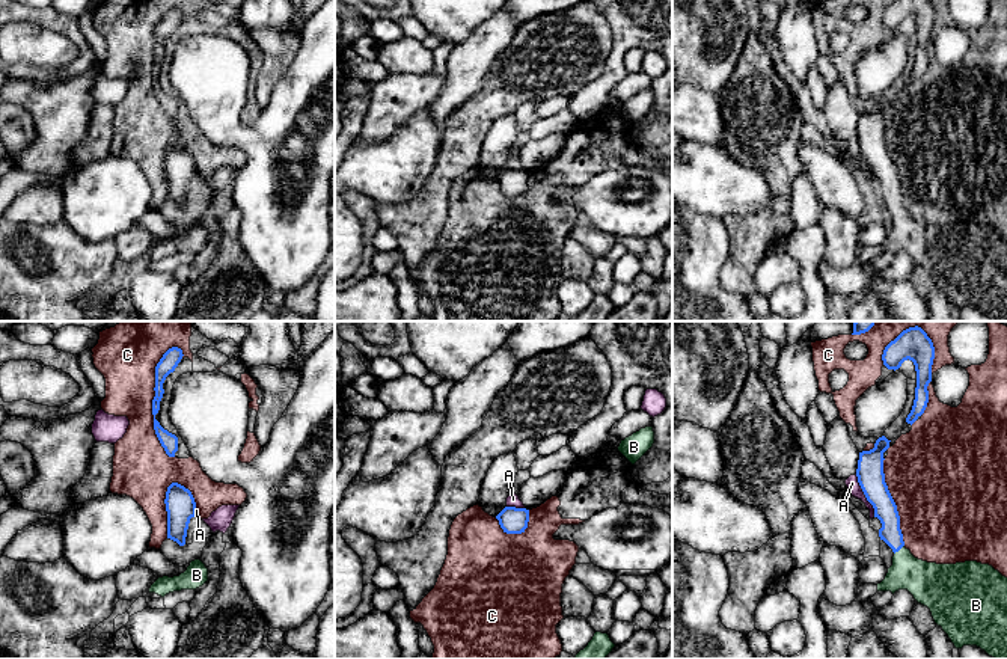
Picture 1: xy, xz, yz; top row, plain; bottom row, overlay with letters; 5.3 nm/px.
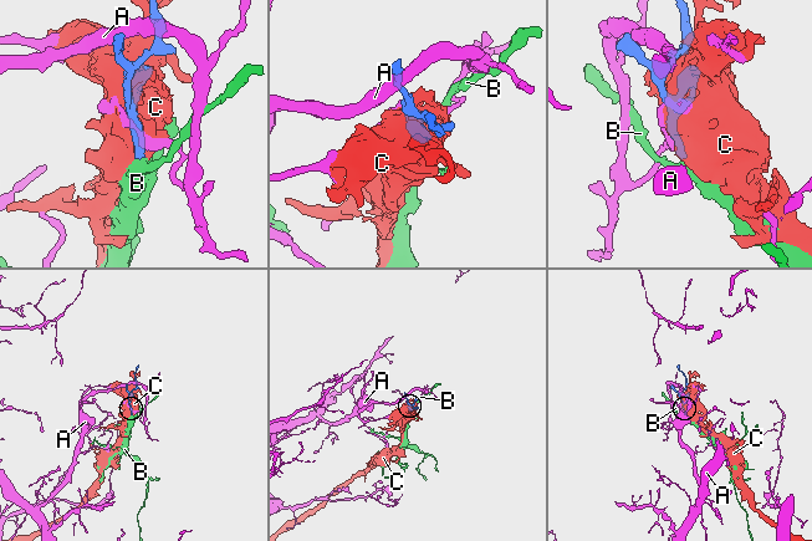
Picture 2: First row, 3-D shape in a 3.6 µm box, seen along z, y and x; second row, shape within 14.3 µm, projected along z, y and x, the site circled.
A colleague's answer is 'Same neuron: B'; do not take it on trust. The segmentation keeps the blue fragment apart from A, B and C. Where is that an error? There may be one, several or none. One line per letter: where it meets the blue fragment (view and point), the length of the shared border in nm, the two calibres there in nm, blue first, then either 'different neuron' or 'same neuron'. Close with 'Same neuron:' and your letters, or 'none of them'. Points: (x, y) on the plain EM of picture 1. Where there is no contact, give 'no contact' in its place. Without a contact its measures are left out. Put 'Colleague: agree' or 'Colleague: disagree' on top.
Colleague: agree
A: meets blue in yz at (864, 156); contact 260 nm long; 140 nm thick on the blue side, 70 nm on the other; different neuron
B: meets blue in yz at (899, 211); contact 80 nm long; 120 nm thick on the blue side, 240 nm on the other; same neuron
C: meets blue in xy at (153, 64); contact 600 nm long; 90 nm thick on the blue side, 280 nm on the other; different neuron
Same neuron: B

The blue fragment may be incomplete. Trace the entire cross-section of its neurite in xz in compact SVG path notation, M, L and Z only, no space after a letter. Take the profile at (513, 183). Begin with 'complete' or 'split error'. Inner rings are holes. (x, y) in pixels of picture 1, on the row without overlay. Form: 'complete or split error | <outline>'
complete | M505 169L496 181L499 182L500 190L507 196L522 196L528 190L529 172Z

